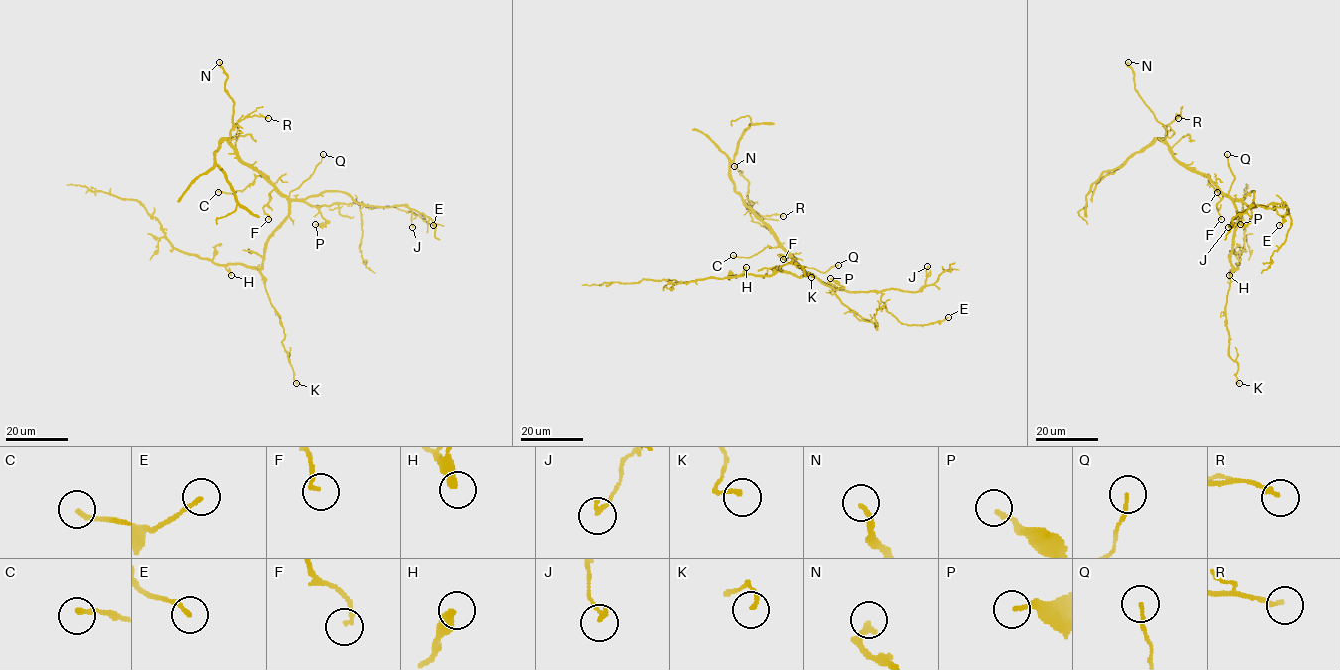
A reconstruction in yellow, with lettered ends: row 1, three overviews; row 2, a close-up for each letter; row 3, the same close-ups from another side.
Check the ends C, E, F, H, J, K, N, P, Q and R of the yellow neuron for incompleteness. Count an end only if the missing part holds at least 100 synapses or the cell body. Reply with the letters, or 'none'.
none

